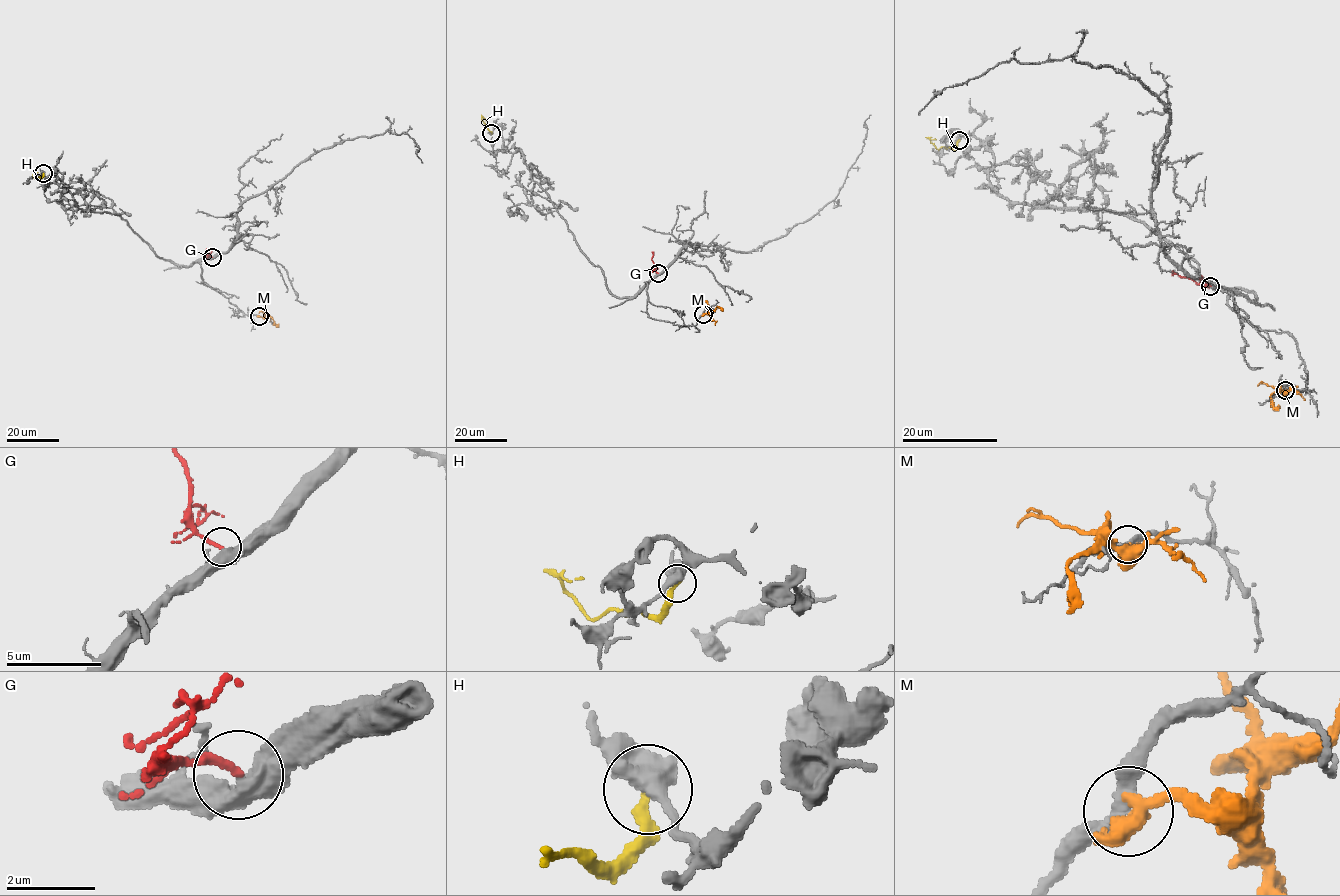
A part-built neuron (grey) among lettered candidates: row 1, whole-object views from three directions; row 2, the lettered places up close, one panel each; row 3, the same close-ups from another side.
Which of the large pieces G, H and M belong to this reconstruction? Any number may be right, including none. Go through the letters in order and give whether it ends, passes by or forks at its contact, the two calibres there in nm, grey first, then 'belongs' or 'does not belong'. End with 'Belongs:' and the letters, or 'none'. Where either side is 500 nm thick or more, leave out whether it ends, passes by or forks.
G: it ends | 440/190 nm | belongs
H: 550/280 nm | does not belong
M: 320/500 nm | does not belong
Belongs: G

